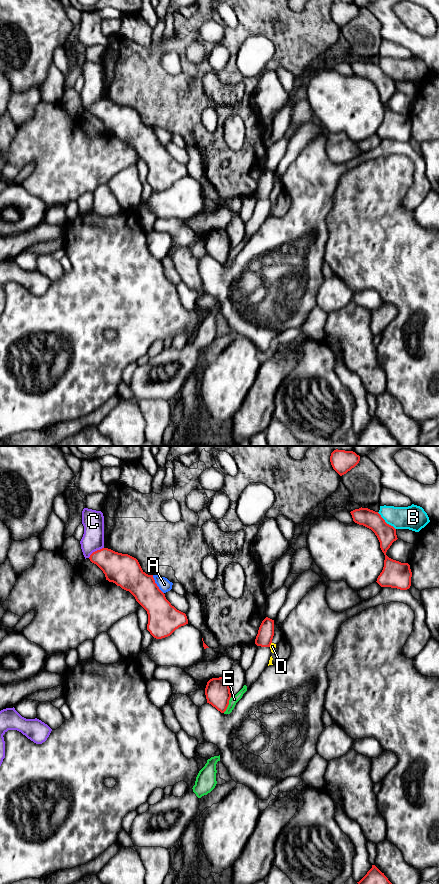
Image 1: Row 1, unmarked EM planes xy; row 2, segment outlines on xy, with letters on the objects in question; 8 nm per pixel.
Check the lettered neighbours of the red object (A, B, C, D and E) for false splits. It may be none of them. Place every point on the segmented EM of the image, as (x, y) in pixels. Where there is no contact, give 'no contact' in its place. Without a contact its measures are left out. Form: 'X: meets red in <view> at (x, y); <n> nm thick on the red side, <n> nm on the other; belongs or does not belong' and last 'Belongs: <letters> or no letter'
A: meets red in xy at (156, 584); 240 nm thick on the red side, 100 nm on the other; does not belong
B: meets red in xy at (385, 522); 160 nm thick on the red side, 200 nm on the other; does not belong
C: meets red in xy at (95, 551); 240 nm thick on the red side, 180 nm on the other; does not belong
D: meets red in xy at (270, 644); 130 nm thick on the red side, 50 nm on the other; does not belong
E: meets red in xy at (228, 704); 200 nm thick on the red side, 70 nm on the other; does not belong
Belongs: no letter

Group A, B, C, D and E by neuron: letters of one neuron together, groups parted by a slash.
A / B / C / D E

